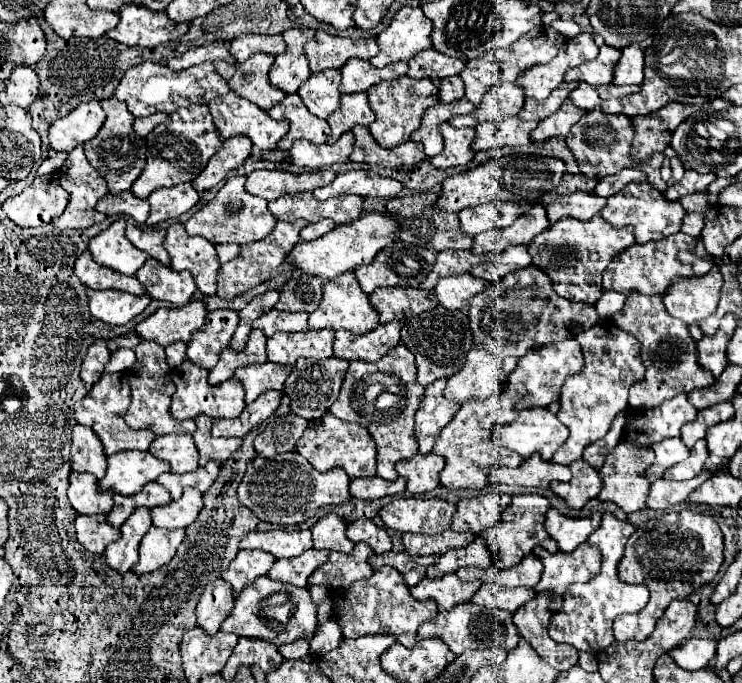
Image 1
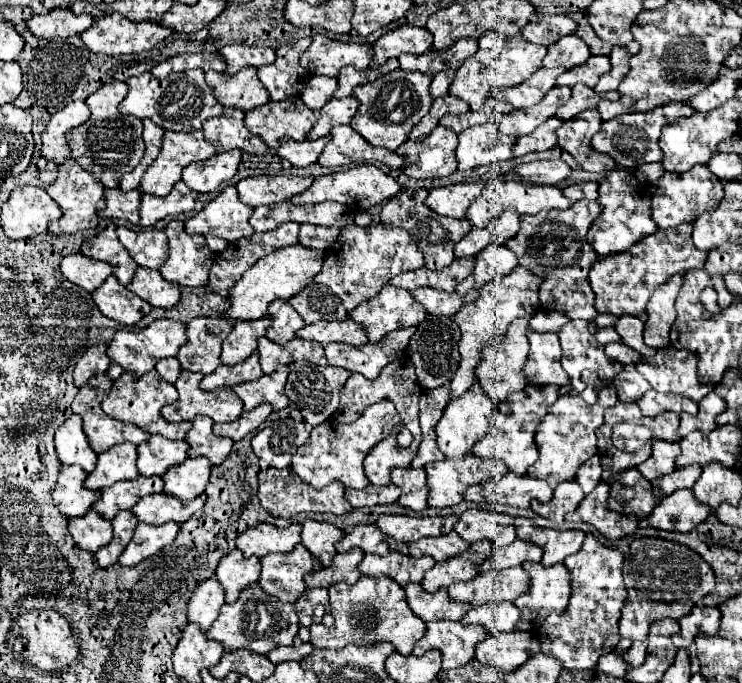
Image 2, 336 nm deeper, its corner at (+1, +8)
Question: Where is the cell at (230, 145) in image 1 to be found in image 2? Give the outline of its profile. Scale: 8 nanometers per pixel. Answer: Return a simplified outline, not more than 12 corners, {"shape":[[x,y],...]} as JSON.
{"shape":[[242,152],[192,162],[182,182],[194,192],[214,192],[230,180]]}

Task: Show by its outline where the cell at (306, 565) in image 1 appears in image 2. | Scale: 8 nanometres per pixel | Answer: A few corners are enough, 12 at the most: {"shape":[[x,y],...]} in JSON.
{"shape":[[302,544],[260,558],[258,584],[296,602],[322,564]]}

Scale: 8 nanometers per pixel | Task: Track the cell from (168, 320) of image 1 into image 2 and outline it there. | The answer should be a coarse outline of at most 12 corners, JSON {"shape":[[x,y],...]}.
{"shape":[[184,322],[118,330],[112,362],[142,376],[186,344]]}

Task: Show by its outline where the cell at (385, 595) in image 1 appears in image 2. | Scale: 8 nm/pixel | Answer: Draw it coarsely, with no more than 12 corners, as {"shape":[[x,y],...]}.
{"shape":[[388,576],[328,588],[318,648],[390,642],[408,656],[426,622]]}

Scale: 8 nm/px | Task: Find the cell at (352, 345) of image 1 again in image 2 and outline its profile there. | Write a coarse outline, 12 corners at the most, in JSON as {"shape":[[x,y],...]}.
{"shape":[[416,328],[394,330],[376,344],[328,344],[328,364],[374,380],[398,360]]}

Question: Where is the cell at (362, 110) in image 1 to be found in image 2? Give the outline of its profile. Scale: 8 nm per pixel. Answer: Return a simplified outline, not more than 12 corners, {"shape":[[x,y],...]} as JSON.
{"shape":[[354,96],[332,98],[318,114],[308,140],[328,136],[338,124],[350,124],[360,108]]}

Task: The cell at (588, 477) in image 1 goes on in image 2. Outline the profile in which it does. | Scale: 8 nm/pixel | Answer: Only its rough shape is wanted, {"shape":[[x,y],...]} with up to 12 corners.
{"shape":[[566,480],[554,490],[548,504],[532,502],[544,518],[574,512],[584,492],[576,480]]}

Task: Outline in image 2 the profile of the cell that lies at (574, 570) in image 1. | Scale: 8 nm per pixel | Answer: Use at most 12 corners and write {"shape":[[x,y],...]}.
{"shape":[[522,564],[532,584],[514,604],[518,630],[536,632],[572,594],[564,564]]}

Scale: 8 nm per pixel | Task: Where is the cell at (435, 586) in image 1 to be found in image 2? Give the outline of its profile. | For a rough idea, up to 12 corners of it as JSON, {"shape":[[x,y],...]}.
{"shape":[[422,584],[404,586],[412,612],[424,622],[462,620],[470,604],[430,594]]}

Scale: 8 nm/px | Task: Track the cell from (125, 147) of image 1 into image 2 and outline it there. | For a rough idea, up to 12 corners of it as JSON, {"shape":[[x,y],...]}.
{"shape":[[124,82],[86,100],[72,158],[116,188],[144,156],[142,120],[118,110]]}

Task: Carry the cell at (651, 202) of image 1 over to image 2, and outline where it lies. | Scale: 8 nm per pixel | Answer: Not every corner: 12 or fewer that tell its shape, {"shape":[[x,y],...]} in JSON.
{"shape":[[636,180],[600,182],[602,214],[586,236],[598,256],[658,232]]}

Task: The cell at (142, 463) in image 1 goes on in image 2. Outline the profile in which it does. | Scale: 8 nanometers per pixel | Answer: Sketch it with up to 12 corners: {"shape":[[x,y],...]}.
{"shape":[[134,444],[114,446],[98,456],[84,480],[102,490],[140,476]]}

